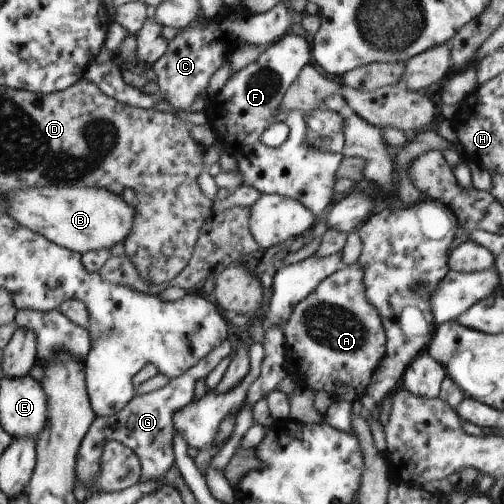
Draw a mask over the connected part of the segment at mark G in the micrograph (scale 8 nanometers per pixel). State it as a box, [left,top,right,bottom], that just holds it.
[76,340,232,486]

